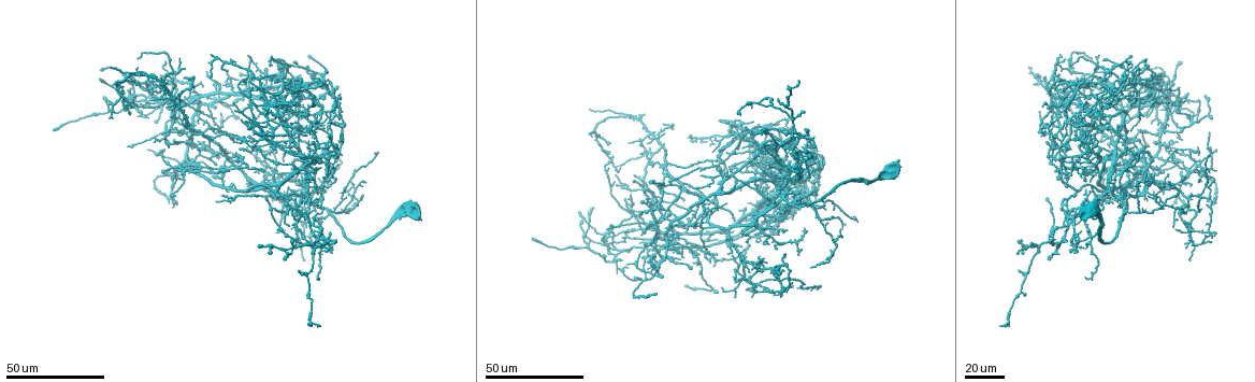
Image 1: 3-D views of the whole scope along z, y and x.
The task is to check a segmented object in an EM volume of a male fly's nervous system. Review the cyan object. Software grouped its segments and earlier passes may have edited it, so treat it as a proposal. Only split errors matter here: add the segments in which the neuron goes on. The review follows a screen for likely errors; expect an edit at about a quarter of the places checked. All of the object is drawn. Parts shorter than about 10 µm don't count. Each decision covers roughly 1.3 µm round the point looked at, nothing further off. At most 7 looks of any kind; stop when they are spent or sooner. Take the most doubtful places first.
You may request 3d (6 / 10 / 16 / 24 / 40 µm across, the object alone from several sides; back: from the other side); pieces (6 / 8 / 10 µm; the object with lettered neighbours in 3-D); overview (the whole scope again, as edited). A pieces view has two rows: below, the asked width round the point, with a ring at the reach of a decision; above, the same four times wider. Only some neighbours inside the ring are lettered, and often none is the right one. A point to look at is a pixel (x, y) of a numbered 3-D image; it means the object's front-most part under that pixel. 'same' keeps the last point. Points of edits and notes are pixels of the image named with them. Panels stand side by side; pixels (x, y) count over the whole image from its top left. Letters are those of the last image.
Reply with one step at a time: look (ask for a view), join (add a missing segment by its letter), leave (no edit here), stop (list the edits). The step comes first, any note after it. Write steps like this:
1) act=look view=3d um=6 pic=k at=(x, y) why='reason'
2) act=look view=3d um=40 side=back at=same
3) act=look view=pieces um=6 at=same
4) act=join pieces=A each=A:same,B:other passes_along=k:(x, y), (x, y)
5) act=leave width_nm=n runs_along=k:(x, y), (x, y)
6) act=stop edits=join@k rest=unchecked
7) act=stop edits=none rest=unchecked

act=look view=3d um=40 pic=1 at=(241, 111)

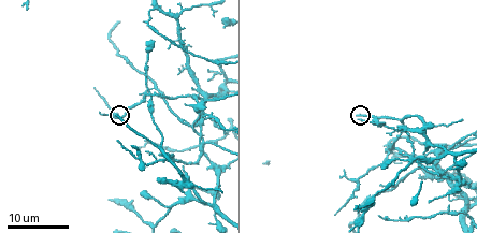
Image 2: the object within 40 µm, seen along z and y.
act=look view=pieces um=8 pic=2 at=(117, 117) why='see the neighbours'

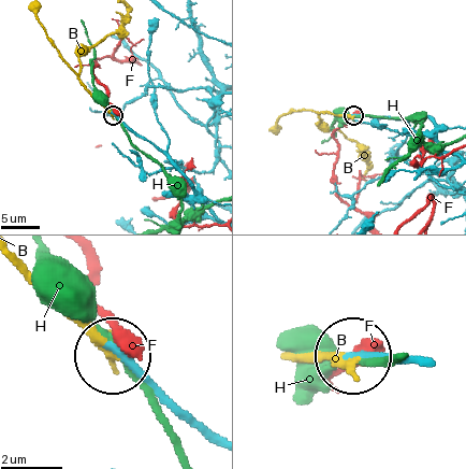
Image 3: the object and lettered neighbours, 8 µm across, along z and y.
act=join pieces=B each=B:same,F:other,H:other passes_along=3:(186, 422), (12, 255) found='the neuron continues'

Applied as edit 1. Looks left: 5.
act=look view=3d um=24 pic=2 at=(353, 208) why='branch stops here'

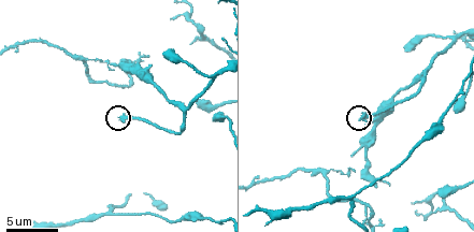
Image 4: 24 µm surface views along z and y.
act=look view=pieces um=10 pic=4 at=(360, 118)

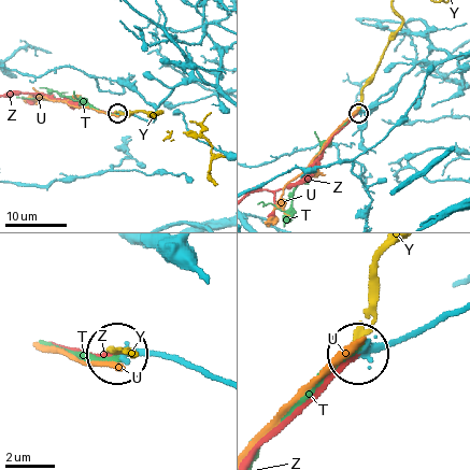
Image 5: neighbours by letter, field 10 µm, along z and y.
act=join pieces=Z each=T:other,U:other,Y:other,Z:same found='the neuron continues'

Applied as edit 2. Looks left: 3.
act=look view=3d um=40 pic=1 at=(1094, 76) why='thin end'

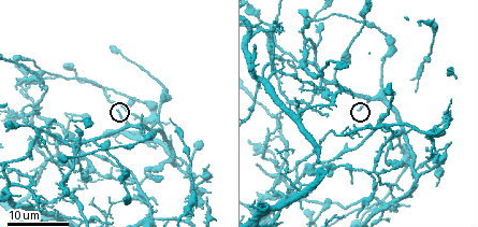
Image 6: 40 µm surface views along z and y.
act=look view=pieces um=10 pic=6 at=(118, 111) why='what lies round it'

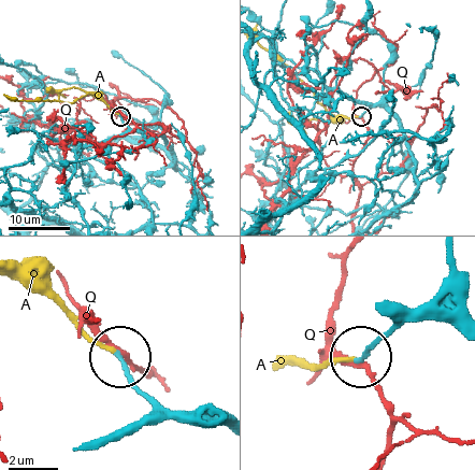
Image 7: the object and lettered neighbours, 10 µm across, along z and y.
act=join pieces=A width_nm=170 each=A:same,Q:other passes_along=7:(408, 319), (357, 357), (287, 362) found='it goes on there'

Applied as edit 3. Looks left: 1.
act=stop edits=join@3,join@5,join@7 rest=unchecked

